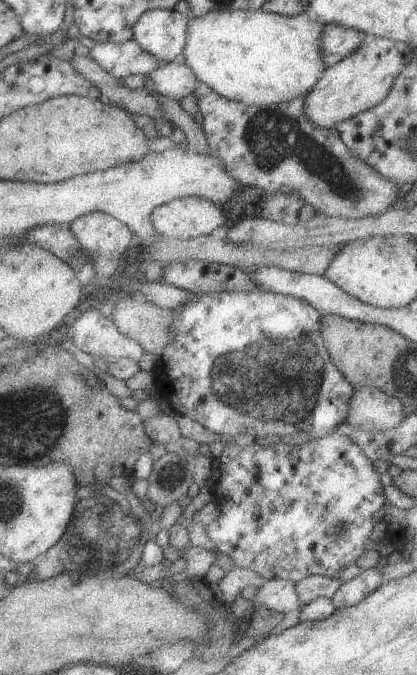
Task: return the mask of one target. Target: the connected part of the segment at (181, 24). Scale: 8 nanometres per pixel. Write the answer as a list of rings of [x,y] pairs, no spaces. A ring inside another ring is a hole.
[[[173,9],[150,10],[140,18],[135,25],[135,40],[140,42],[145,50],[155,54],[161,62],[169,64],[175,60],[181,60],[189,38],[189,24],[191,14],[181,14]]]

